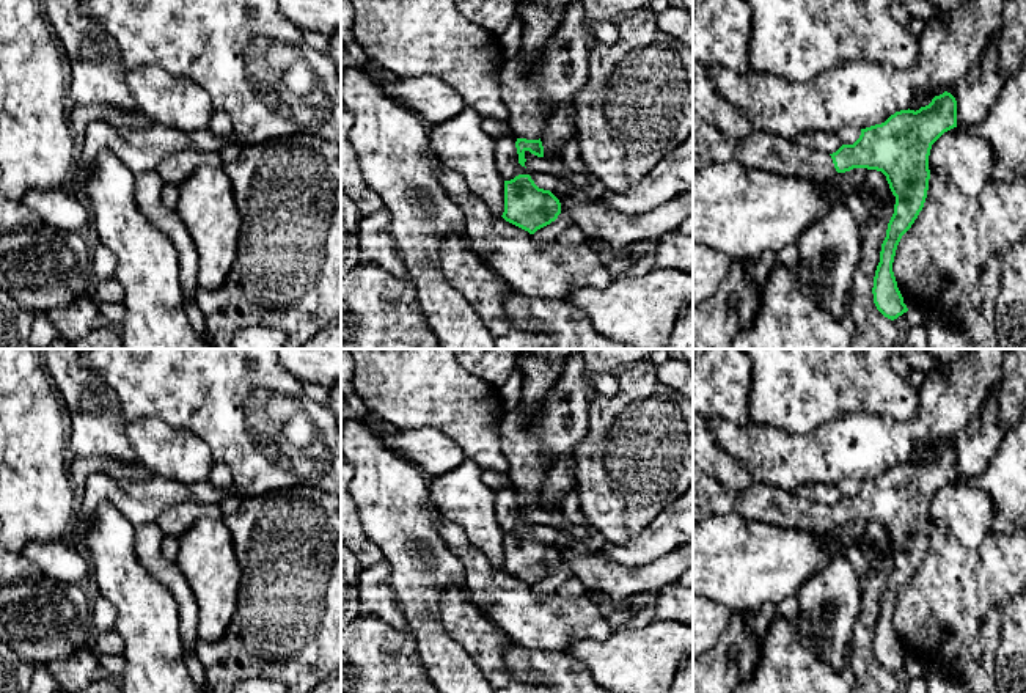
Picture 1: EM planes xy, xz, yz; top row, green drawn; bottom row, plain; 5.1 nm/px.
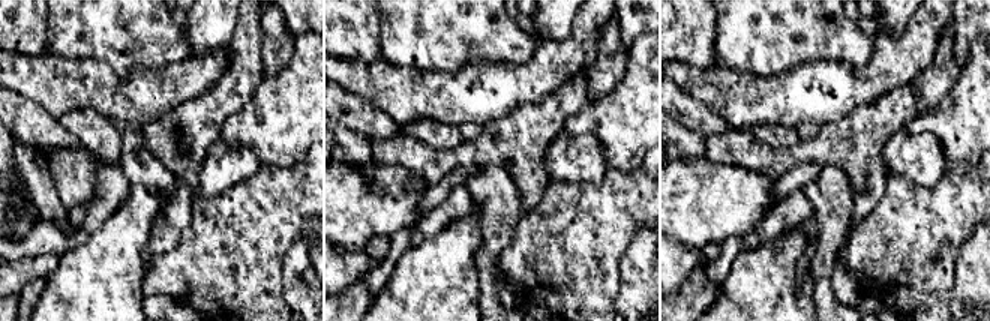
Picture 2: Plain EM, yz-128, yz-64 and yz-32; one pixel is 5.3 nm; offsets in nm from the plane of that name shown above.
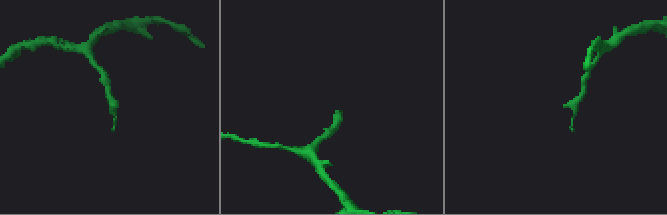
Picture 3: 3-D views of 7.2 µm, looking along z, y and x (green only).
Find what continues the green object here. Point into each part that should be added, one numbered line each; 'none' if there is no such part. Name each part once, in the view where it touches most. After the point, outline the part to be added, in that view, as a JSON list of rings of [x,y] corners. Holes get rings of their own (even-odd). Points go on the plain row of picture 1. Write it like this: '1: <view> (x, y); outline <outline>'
1: xz (531, 445); outline [[[575,352],[564,358],[562,372],[537,413],[531,418],[522,409],[504,413],[500,440],[514,489],[539,492],[551,465],[573,456],[588,431],[589,402],[584,360]]]

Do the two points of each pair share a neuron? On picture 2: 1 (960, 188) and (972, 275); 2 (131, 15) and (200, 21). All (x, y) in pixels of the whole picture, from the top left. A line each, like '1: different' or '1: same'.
1: different
2: different

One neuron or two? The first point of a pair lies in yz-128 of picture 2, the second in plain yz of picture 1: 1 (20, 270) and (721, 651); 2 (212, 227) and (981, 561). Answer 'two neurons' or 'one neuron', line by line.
1: two neurons
2: one neuron

